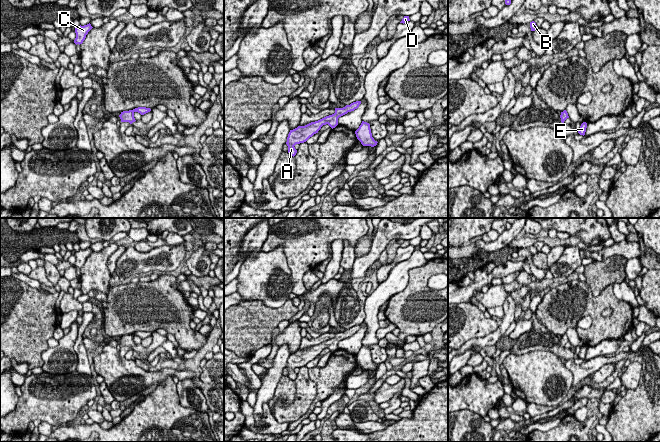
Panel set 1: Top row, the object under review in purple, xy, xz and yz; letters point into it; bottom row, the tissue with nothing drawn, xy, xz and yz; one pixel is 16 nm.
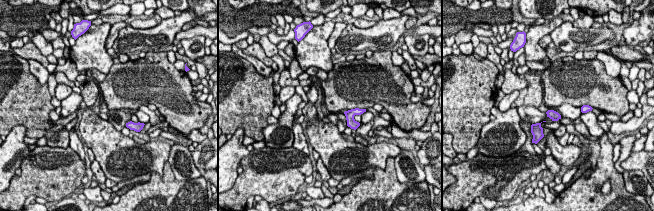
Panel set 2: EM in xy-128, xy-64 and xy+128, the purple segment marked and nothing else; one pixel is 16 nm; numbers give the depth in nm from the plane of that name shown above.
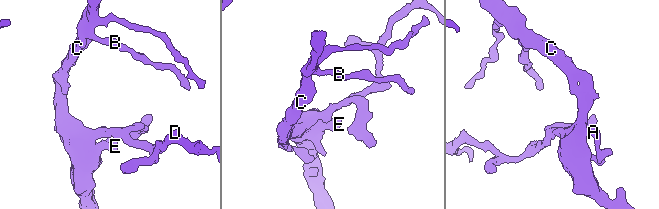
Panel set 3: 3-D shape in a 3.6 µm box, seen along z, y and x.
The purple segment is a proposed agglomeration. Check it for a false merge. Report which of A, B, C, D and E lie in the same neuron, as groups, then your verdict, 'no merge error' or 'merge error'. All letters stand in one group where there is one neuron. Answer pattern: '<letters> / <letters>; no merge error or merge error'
A B C D E; no merge error

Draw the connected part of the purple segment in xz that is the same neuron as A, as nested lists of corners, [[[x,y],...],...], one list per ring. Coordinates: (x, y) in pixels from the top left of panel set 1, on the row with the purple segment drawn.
[[[356,101],[350,105],[346,105],[343,108],[335,108],[335,113],[326,116],[318,121],[311,122],[305,126],[298,126],[297,128],[290,130],[287,137],[288,153],[291,156],[295,156],[297,150],[295,149],[296,144],[306,142],[314,134],[318,133],[323,125],[328,124],[332,129],[338,125],[338,118],[347,114],[348,112],[354,111],[359,107],[361,101]]]

